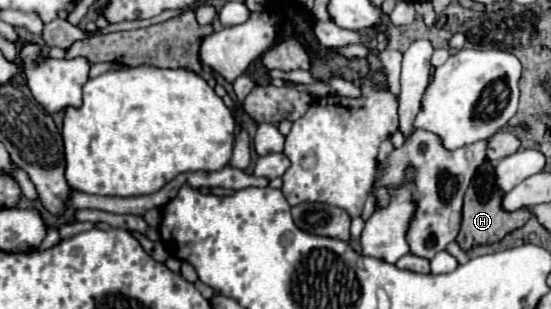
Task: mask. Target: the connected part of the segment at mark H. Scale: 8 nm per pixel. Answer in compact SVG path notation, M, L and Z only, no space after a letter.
M486 161L474 181L470 183L466 195L464 195L464 209L462 209L462 229L456 237L456 243L460 245L460 249L468 251L476 245L488 245L488 243L498 243L502 241L508 233L516 231L518 227L524 227L528 223L528 219L532 217L532 213L528 209L520 209L520 211L514 211L514 213L506 213L502 211L500 207L500 191L496 189L494 185L494 169L492 169L492 163Z

